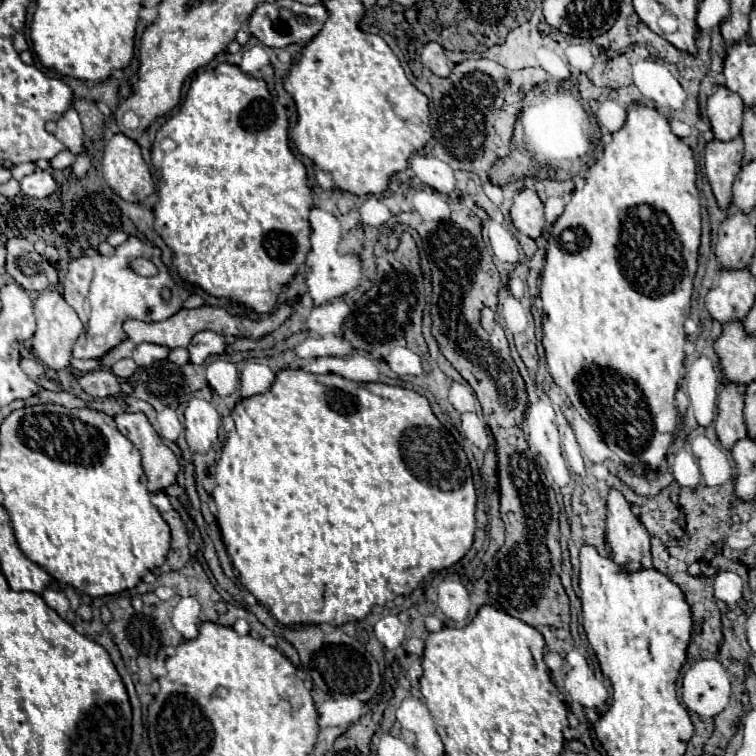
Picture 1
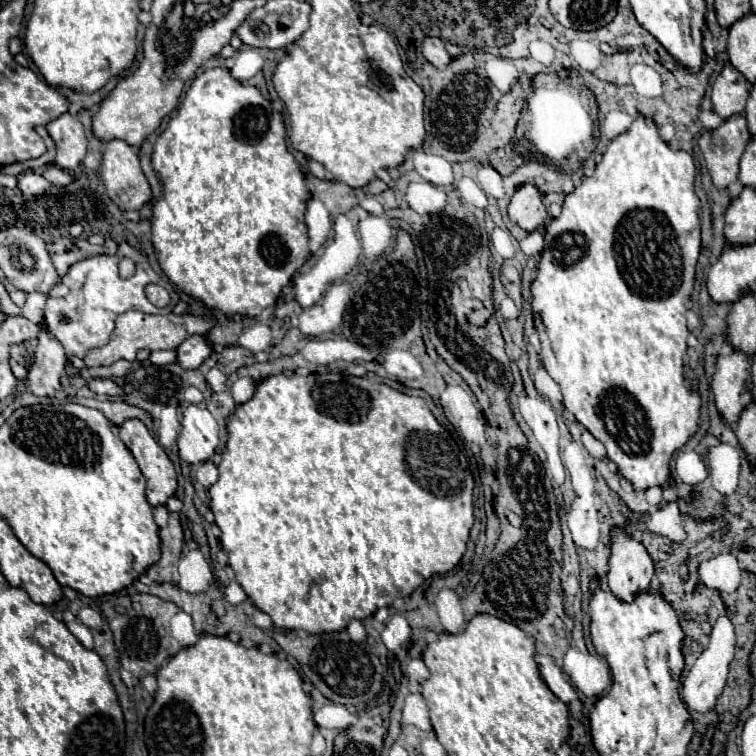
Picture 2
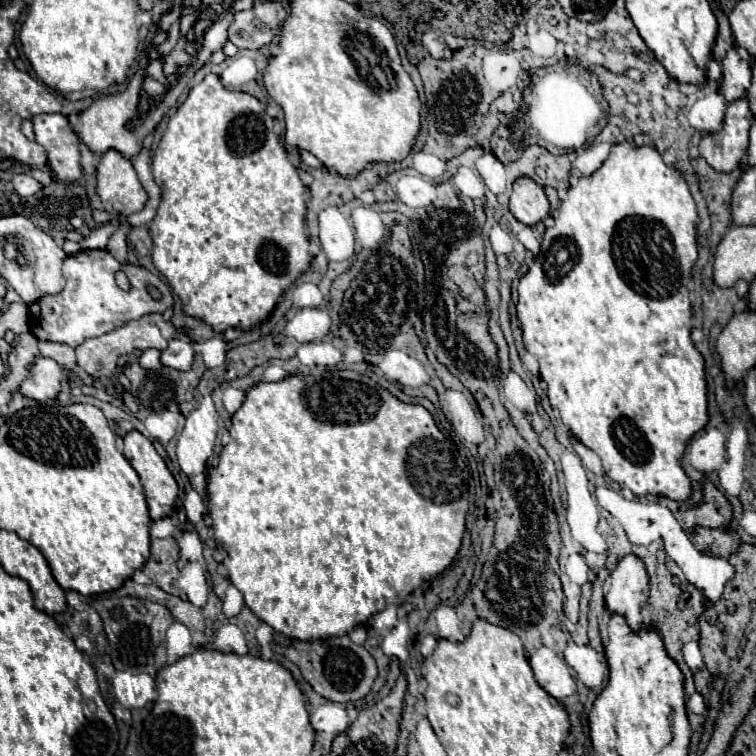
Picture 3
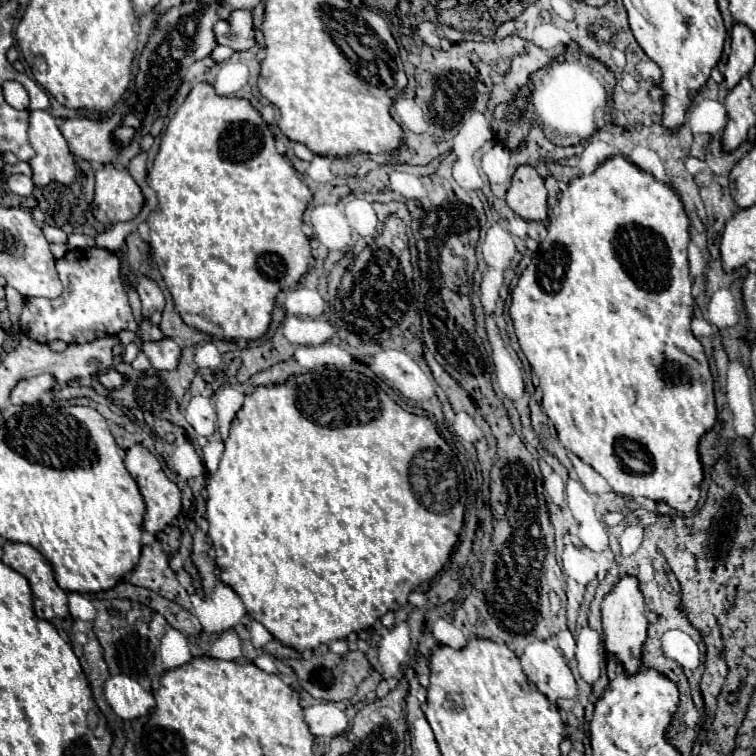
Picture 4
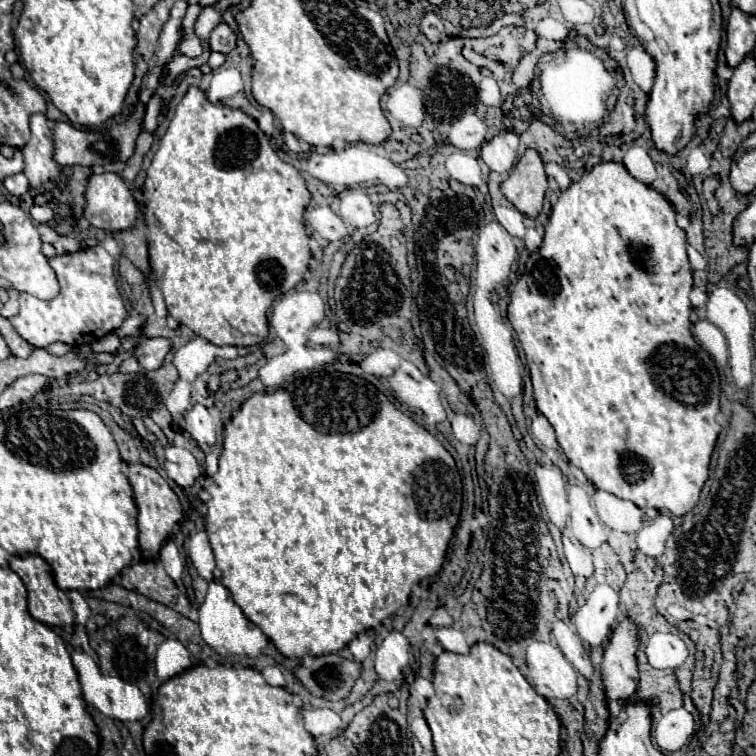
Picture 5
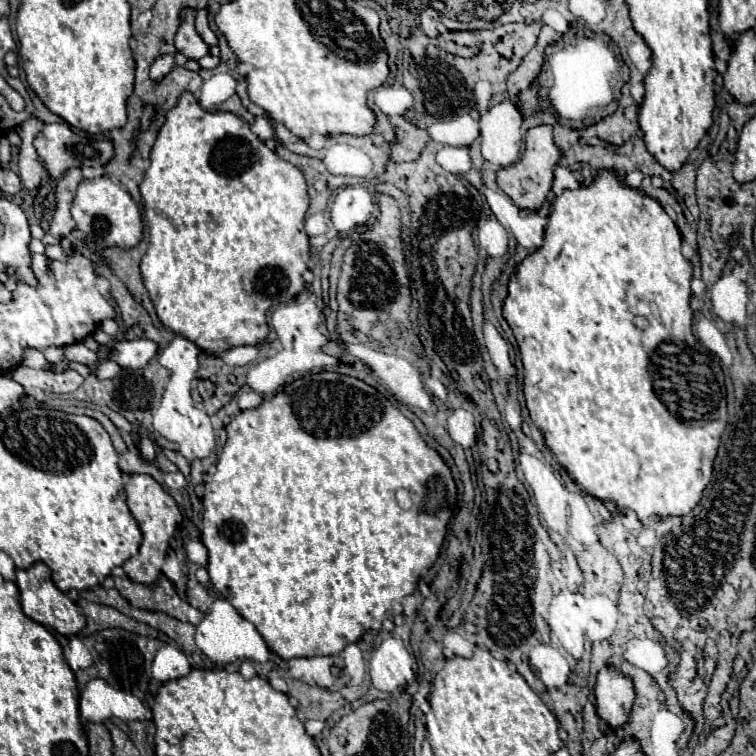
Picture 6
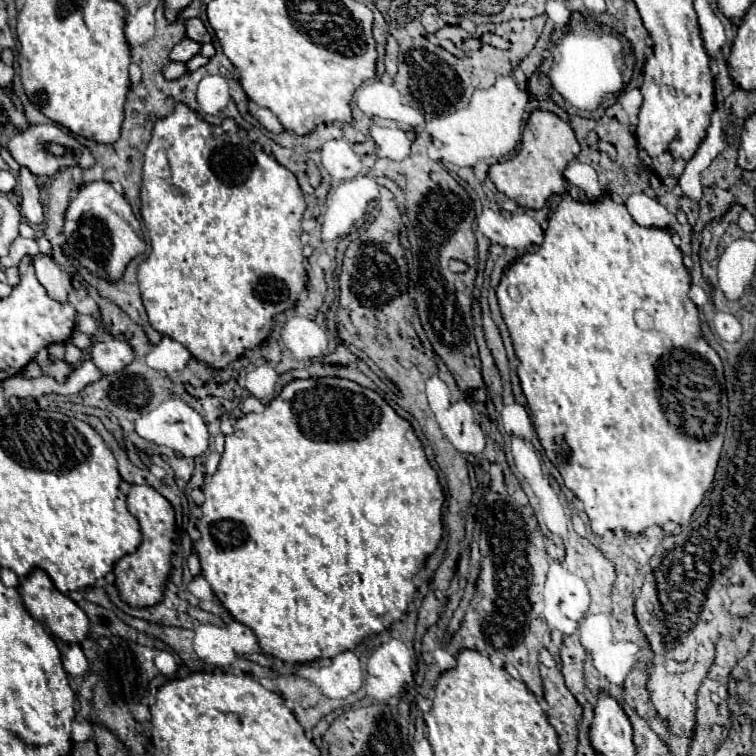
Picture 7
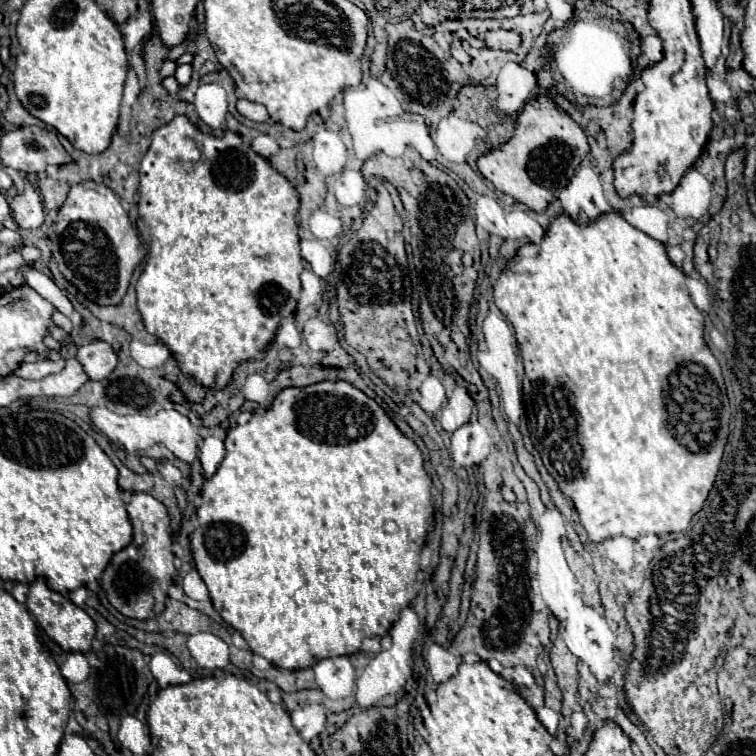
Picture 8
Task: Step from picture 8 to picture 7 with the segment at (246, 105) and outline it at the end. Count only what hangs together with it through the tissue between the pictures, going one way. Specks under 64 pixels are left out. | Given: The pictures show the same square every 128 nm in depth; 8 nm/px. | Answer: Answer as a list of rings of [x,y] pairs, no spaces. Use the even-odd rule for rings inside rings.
[[[250,106],[250,114],[270,132],[282,132],[282,124],[278,122],[278,118],[268,110],[268,108],[260,108],[260,106]]]

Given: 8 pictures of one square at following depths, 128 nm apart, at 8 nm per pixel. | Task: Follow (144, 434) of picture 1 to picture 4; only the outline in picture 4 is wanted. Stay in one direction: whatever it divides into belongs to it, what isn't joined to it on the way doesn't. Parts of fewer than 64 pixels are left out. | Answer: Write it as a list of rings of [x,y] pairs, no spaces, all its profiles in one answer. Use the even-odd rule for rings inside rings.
[[[134,446],[130,450],[126,450],[126,458],[124,458],[126,470],[132,474],[132,478],[136,480],[140,494],[146,502],[146,514],[144,514],[144,524],[142,528],[146,532],[150,532],[152,536],[158,536],[160,532],[164,532],[164,528],[175,520],[182,510],[181,491],[178,486],[164,474],[164,470],[160,468],[160,462],[144,448],[144,446]]]

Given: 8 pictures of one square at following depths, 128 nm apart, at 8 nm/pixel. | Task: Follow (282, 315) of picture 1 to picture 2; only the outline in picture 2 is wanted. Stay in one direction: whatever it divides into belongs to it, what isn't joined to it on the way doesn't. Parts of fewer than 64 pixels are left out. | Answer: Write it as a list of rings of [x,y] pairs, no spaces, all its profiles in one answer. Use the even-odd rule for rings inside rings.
[[[124,312],[118,316],[116,328],[114,328],[108,344],[88,350],[88,354],[84,356],[84,364],[88,368],[94,368],[94,366],[112,366],[120,358],[136,360],[136,352],[140,348],[144,348],[144,350],[174,350],[188,336],[206,334],[210,328],[212,328],[212,320],[200,318],[200,316],[190,316],[190,314],[154,316],[154,314],[144,314],[144,312]]]

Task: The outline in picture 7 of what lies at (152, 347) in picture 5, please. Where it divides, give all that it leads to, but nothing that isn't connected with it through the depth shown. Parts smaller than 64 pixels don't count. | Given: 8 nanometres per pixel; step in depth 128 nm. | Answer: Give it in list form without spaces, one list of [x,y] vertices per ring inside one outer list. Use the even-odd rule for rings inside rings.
[[[108,340],[108,342],[94,342],[90,348],[90,358],[96,368],[108,376],[120,372],[126,364],[132,362],[132,348],[124,340]]]

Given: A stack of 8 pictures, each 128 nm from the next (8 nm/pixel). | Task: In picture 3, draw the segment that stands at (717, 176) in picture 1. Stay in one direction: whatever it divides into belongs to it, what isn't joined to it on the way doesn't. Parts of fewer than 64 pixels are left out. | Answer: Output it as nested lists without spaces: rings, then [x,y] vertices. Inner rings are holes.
[[[738,98],[728,104],[724,128],[720,132],[708,134],[700,142],[700,154],[718,172],[732,172],[748,146],[748,132],[754,122],[754,114],[746,98]]]

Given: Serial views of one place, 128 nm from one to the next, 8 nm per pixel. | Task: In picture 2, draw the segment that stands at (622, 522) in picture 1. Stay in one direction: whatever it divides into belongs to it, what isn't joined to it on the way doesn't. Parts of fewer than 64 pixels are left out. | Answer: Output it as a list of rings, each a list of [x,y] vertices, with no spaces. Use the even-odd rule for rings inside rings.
[[[622,528],[612,530],[612,554],[610,554],[610,570],[606,574],[608,590],[616,594],[622,602],[632,602],[640,590],[650,588],[650,580],[654,576],[654,564],[646,552],[646,548],[626,538]]]

